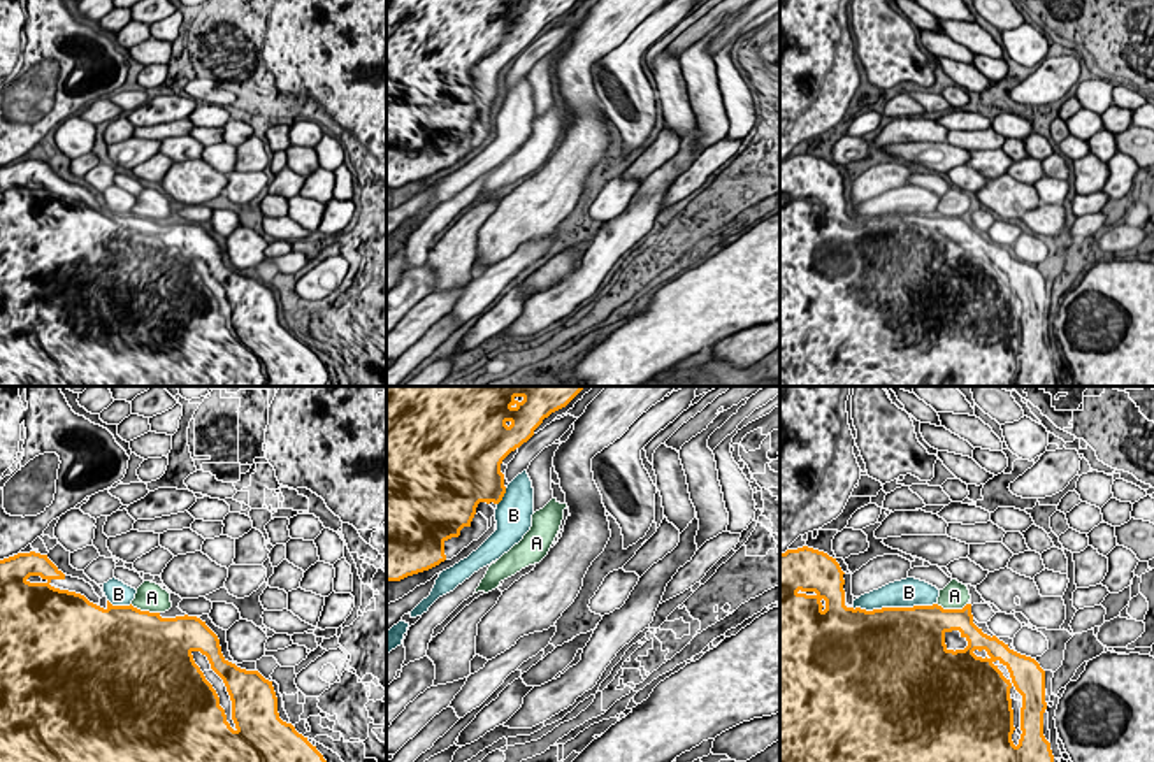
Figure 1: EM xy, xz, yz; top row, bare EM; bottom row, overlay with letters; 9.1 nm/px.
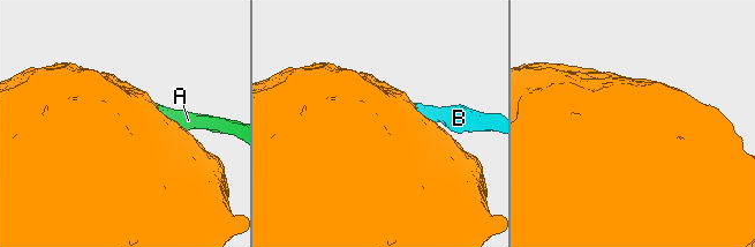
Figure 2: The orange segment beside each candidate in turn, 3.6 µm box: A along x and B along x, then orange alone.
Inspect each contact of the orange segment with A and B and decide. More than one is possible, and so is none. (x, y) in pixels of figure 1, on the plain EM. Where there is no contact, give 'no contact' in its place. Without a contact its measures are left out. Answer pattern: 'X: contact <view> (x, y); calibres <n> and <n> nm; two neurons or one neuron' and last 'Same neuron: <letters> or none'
A: contact yz (952, 216); calibres 320 and 240 nm; two neurons
B: contact yz (893, 215); calibres 500 and 260 nm; two neurons
Same neuron: none

